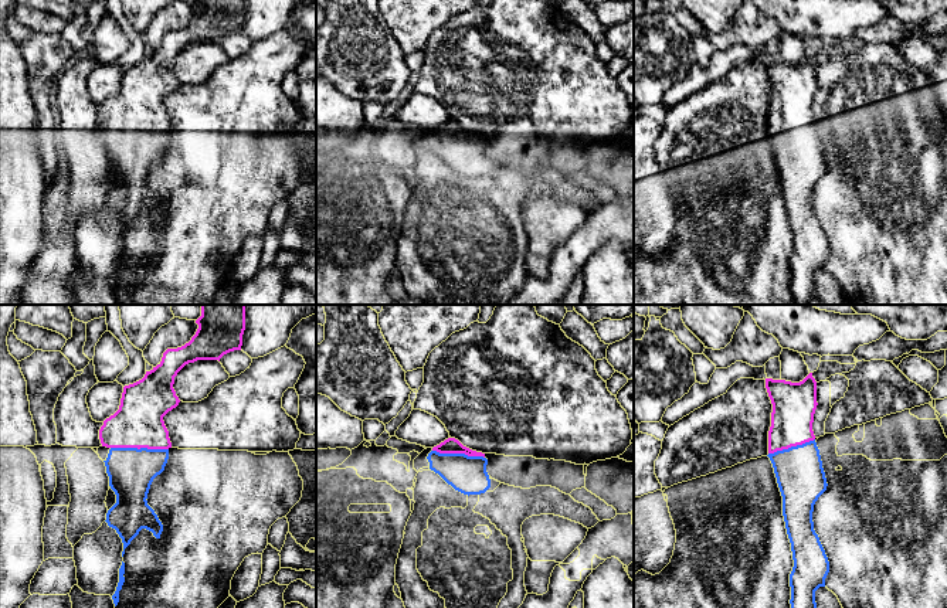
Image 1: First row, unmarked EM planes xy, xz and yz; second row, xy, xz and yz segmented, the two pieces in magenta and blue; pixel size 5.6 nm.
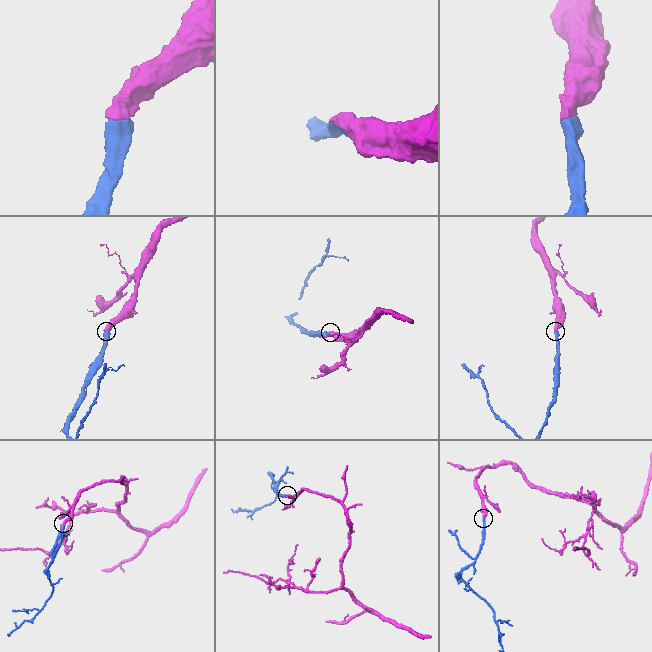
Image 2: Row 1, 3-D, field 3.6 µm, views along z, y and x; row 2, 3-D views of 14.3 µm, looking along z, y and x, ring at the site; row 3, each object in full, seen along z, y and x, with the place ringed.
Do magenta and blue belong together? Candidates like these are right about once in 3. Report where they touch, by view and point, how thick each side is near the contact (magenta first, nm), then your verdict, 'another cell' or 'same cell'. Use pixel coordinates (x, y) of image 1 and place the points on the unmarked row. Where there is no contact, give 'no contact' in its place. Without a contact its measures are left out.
meets magenta in xy at (139, 131); 280 nm thick on the magenta side, 260 nm on the other; same cell

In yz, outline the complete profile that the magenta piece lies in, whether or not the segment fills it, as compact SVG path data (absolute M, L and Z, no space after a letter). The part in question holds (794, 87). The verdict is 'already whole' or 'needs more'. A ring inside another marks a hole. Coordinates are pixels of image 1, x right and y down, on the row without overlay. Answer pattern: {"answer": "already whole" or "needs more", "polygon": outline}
{"answer": "needs more", "polygon": "M812 55L800 65L766 61L766 71L773 86L767 139L783 179L794 242L791 295L795 305L808 305L818 296L815 274L825 269L829 255L829 244L812 204L814 187L828 169L812 113L817 64Z"}

